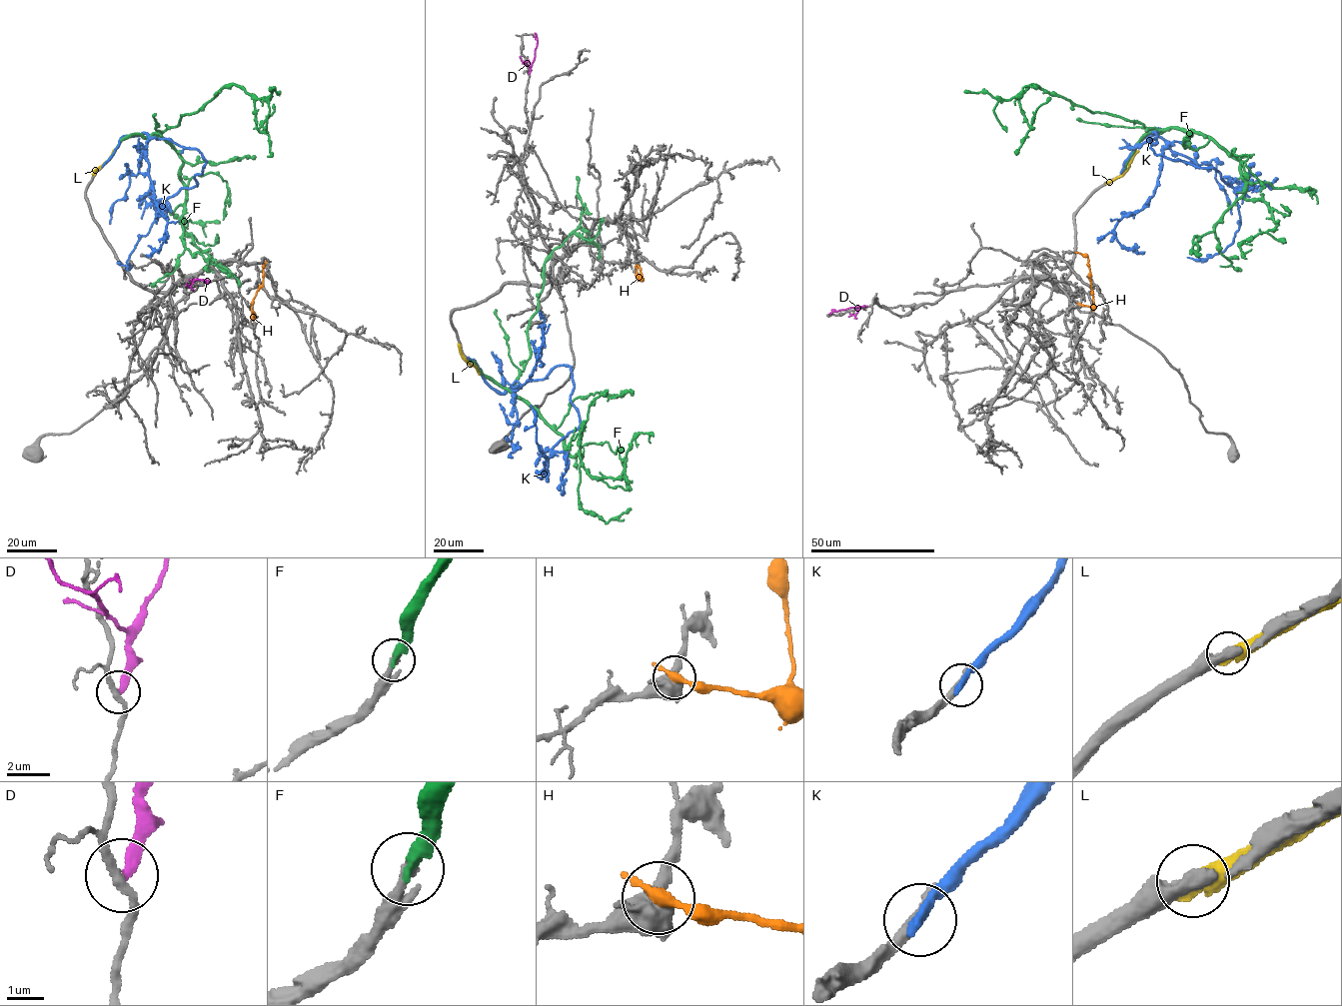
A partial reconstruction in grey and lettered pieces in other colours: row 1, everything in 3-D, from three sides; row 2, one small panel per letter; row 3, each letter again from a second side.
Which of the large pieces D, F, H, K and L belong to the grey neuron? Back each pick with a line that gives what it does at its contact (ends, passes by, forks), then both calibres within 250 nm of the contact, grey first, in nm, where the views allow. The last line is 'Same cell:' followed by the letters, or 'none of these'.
F: it ends; calibres 190 and 360 nm
Same cell: F

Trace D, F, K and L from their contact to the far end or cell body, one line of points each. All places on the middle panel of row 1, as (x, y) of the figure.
D: (529, 74), (537, 46), (535, 33)
F: (469, 360), (512, 392), (530, 357), (529, 320), (537, 309), (547, 257), (575, 233), (593, 239), (599, 221)
K: (469, 358), (501, 393), (571, 368), (580, 426), (553, 457), (540, 451), (530, 405)
L: (460, 345), (466, 360), (479, 374)

